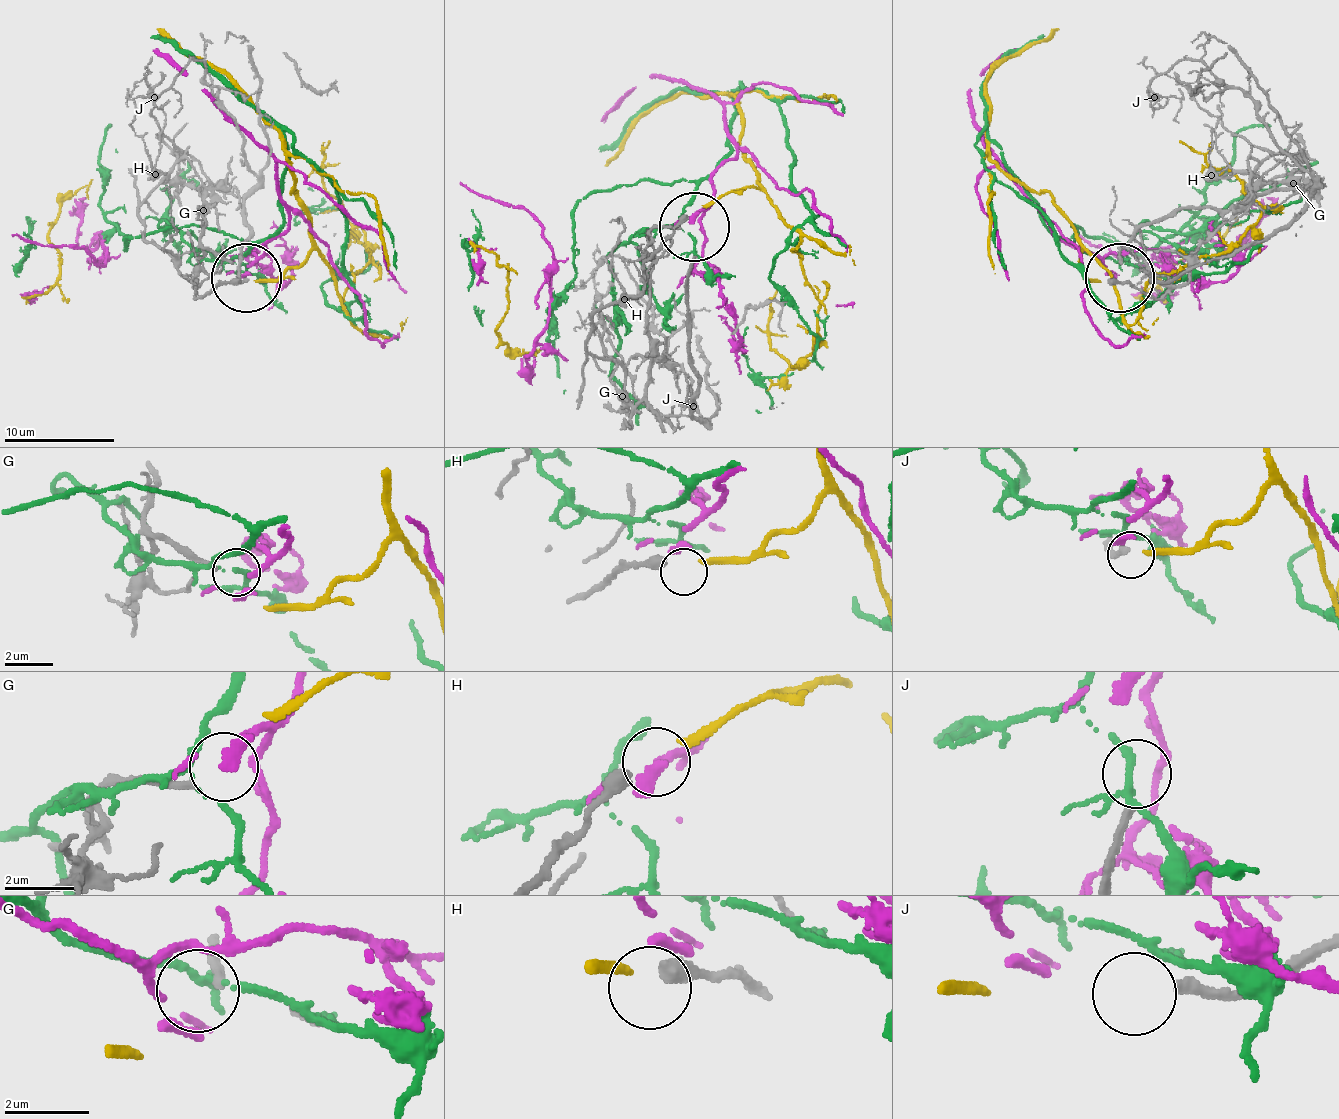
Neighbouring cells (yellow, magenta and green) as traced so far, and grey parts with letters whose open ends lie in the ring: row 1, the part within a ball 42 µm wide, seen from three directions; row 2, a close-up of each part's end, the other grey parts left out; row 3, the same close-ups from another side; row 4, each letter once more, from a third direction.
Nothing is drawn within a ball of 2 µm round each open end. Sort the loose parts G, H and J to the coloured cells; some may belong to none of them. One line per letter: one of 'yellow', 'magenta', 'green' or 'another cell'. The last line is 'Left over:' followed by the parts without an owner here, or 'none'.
G: magenta
H: yellow
J: another cell
Left over: J

